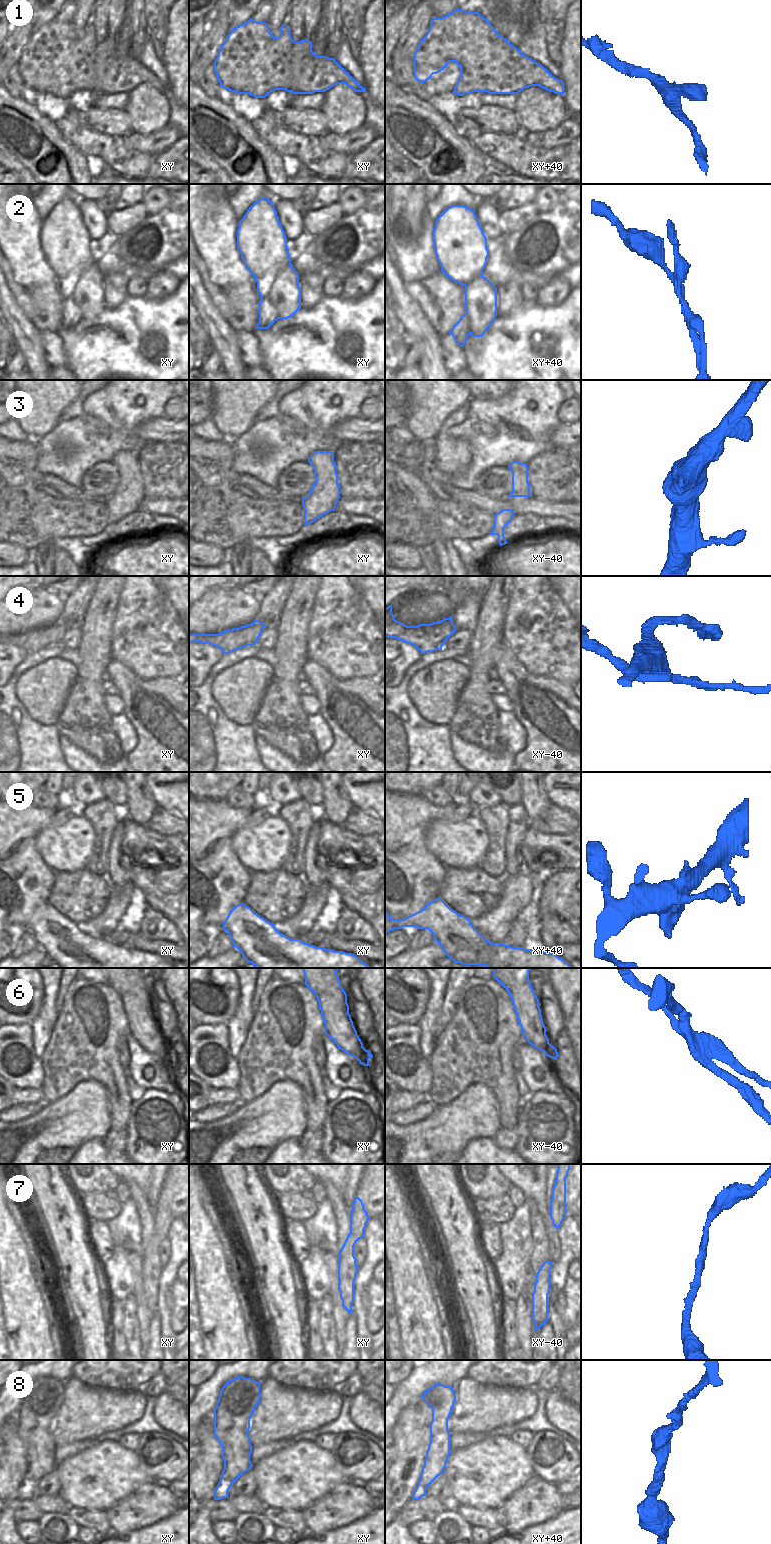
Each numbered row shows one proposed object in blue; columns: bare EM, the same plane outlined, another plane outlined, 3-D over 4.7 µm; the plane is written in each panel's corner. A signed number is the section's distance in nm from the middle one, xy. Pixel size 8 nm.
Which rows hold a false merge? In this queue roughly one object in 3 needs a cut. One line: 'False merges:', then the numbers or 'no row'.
False merges: 2, 4, 6

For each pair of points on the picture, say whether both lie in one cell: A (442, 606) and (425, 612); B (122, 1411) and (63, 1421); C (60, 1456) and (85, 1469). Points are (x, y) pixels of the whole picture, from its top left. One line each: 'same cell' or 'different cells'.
A: same cell
B: same cell
C: different cells

